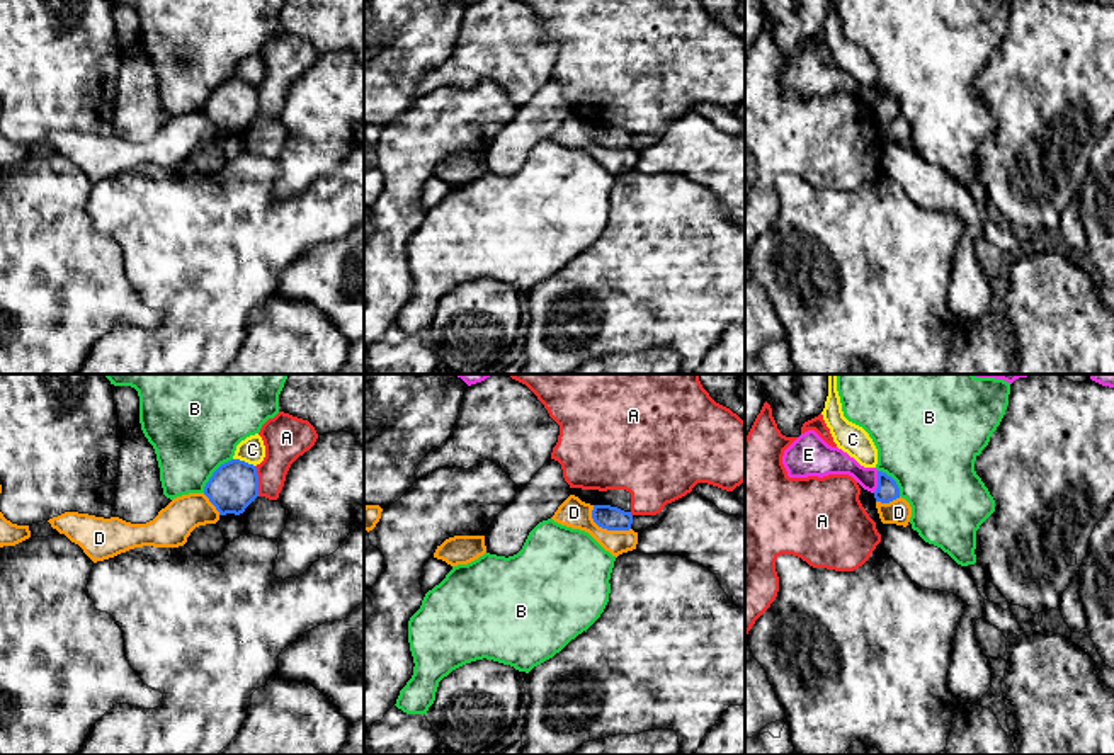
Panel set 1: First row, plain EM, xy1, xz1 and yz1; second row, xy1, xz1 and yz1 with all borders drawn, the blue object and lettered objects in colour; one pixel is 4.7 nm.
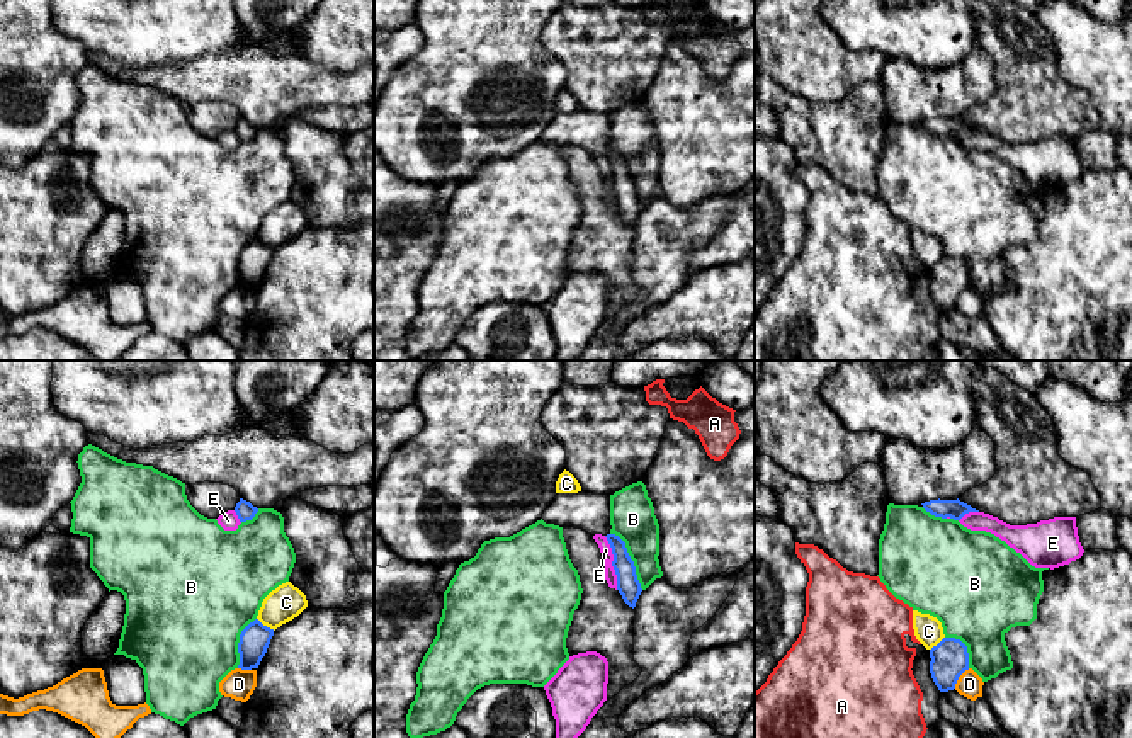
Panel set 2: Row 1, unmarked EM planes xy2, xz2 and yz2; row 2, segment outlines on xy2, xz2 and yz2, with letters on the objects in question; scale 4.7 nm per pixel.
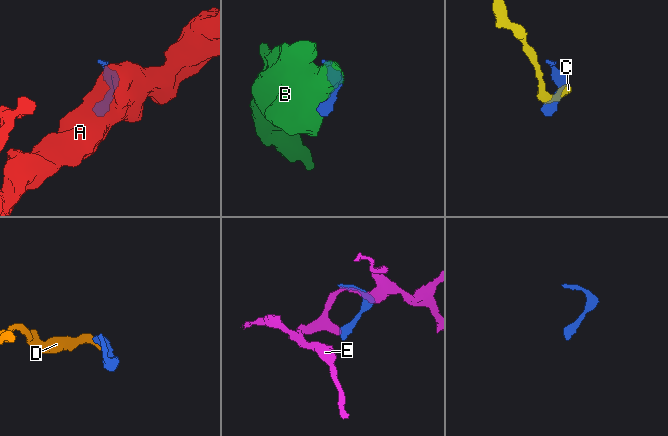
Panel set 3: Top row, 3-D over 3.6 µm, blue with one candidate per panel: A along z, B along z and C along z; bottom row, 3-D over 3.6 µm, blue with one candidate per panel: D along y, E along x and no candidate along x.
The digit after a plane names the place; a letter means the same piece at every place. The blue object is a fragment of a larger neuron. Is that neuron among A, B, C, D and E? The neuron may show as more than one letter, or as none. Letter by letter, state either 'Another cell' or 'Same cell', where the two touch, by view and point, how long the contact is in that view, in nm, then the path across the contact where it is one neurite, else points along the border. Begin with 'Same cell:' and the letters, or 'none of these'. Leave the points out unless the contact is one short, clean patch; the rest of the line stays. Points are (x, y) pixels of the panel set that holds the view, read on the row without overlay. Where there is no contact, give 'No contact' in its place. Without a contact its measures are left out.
Same cell: none of these
A: Another cell. Touches blue at xy1 (257, 101). Shared border 150 nm. Boundary: xy1 (254, 85), (259, 114)
B: Another cell. Touches blue at xz2 (631, 179). Shared border 320 nm
C: Another cell. Touches blue at xy1 (244, 80). Shared border 110 nm
D: Another cell. Touches blue at xz1 (604, 147). Shared border 220 nm. Boundary: xz1 (592, 124), (592, 138), (599, 145), (630, 148)
E: Another cell. Touches blue at xz2 (612, 182). Shared border 260 nm

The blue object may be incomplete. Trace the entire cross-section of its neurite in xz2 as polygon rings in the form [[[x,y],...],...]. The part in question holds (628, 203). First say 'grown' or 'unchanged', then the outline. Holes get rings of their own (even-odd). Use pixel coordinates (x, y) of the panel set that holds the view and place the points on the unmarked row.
grown; [[[583,109],[578,112],[558,112],[551,124],[544,129],[542,139],[559,146],[583,148],[591,155],[605,155],[614,173],[612,185],[617,194],[617,209],[629,226],[636,226],[642,207],[625,162],[610,151],[608,114],[593,114]]]

